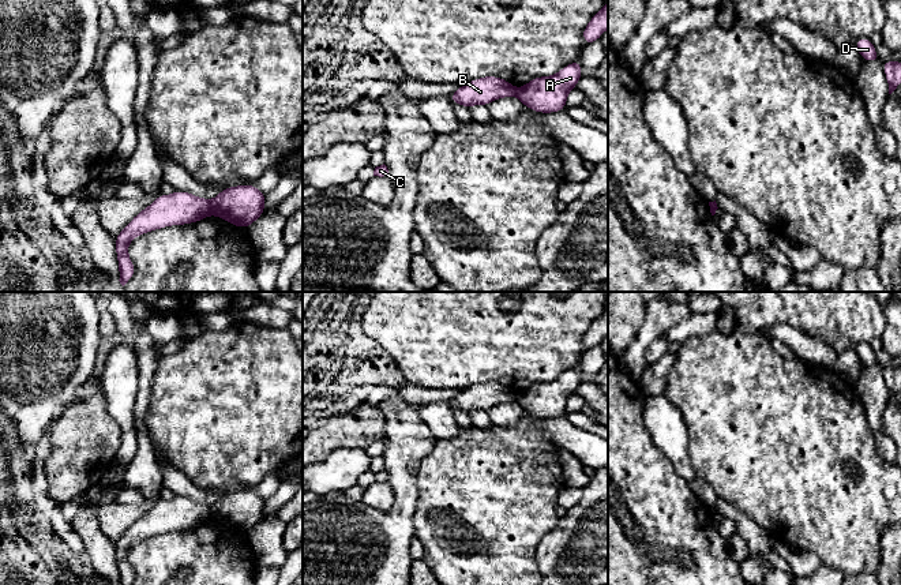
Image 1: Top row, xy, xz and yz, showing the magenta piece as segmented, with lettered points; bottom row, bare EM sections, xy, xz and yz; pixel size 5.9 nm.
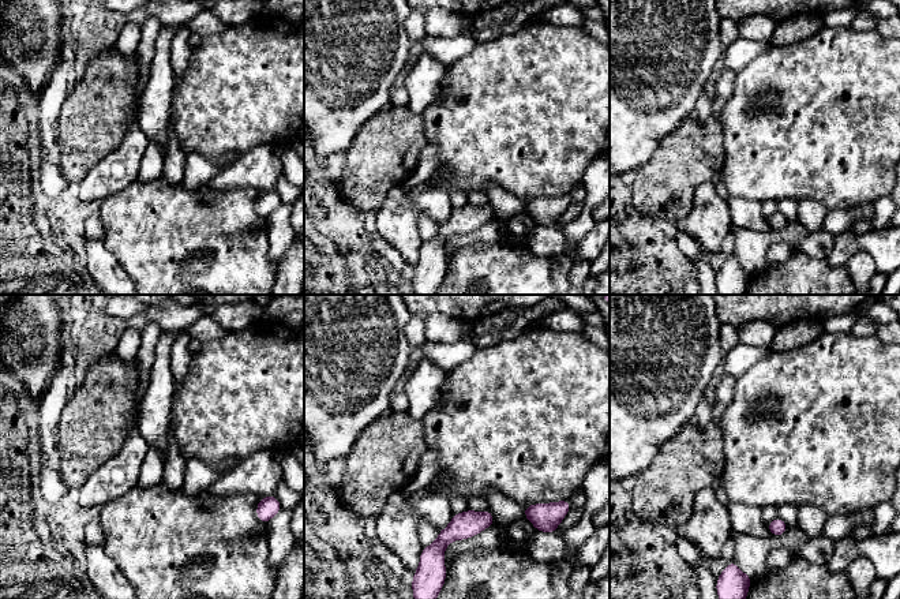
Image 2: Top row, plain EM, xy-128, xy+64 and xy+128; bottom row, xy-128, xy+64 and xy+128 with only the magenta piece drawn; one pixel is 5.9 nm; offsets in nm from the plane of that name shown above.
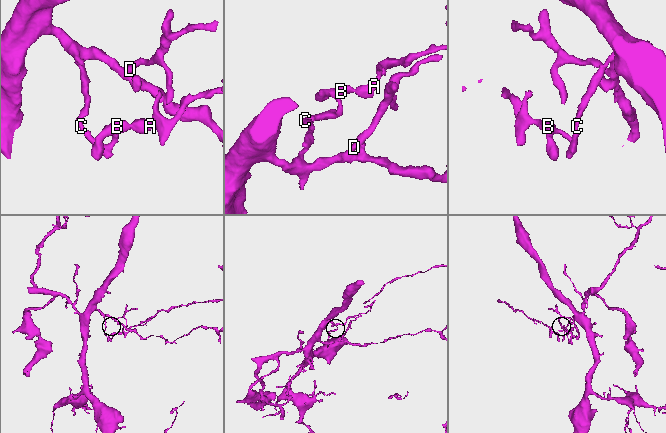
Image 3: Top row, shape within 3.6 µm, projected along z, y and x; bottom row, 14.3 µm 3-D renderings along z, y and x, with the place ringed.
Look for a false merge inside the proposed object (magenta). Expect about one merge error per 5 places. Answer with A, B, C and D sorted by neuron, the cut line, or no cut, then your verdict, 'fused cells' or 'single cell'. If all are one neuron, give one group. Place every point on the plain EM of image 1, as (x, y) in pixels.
A / B C D | xy (210, 507), (213, 517) | fused cells

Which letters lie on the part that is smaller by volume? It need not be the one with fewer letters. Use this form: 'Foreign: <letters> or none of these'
Foreign: A

